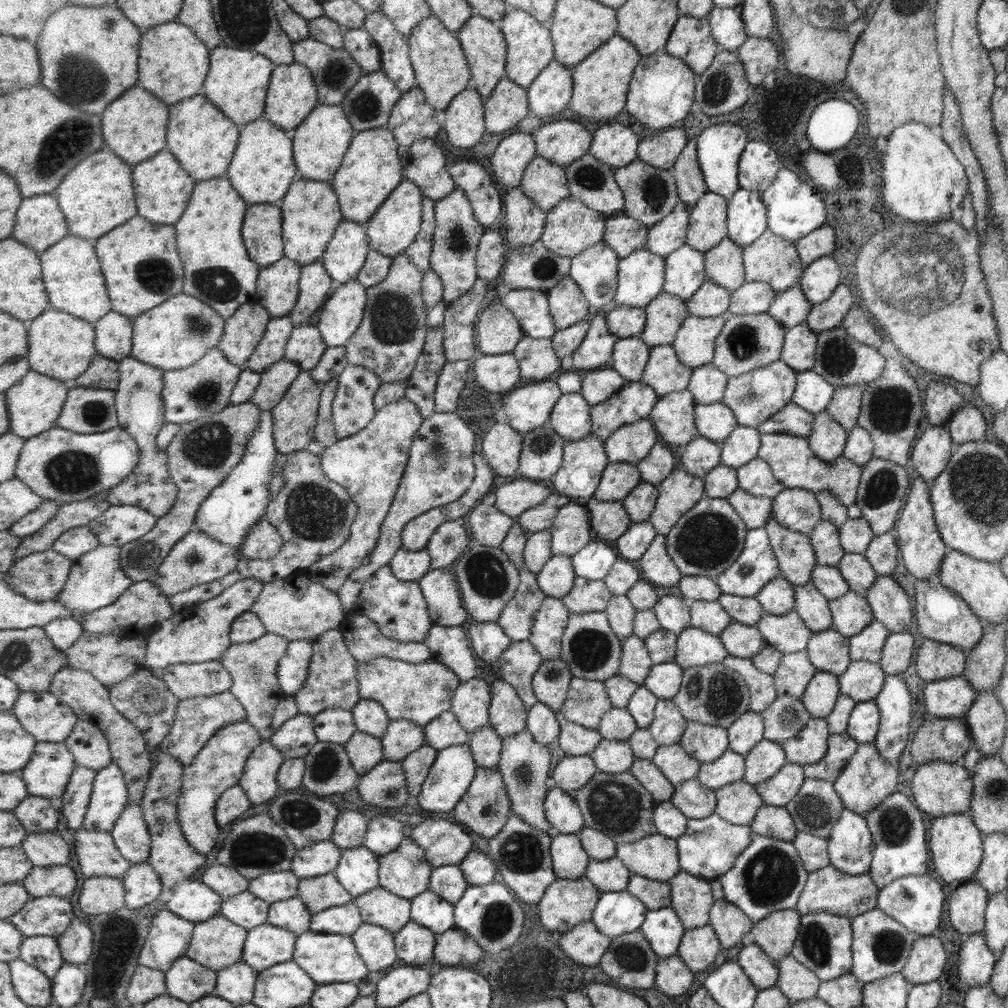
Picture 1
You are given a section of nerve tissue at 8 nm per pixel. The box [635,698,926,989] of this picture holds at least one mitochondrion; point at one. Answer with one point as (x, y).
(770, 876)

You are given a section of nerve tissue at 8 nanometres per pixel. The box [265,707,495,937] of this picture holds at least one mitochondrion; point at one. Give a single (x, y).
(299, 814)

